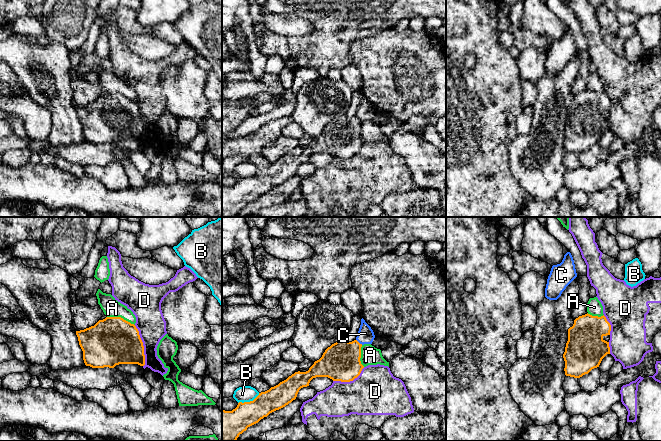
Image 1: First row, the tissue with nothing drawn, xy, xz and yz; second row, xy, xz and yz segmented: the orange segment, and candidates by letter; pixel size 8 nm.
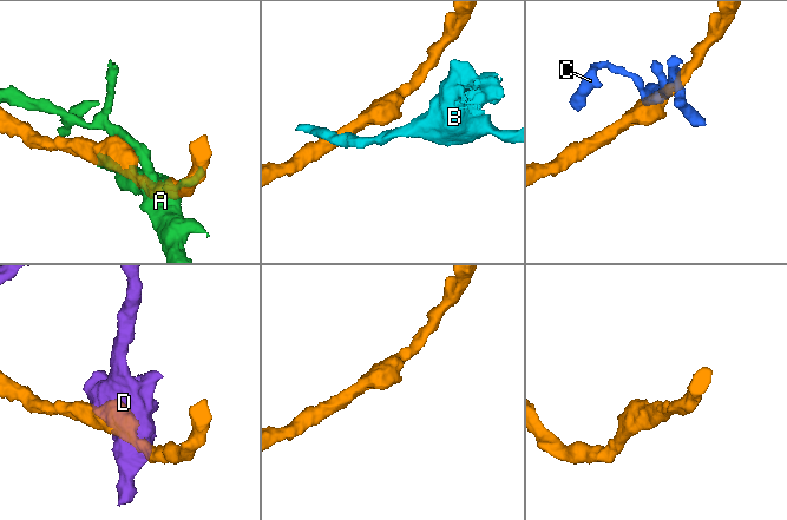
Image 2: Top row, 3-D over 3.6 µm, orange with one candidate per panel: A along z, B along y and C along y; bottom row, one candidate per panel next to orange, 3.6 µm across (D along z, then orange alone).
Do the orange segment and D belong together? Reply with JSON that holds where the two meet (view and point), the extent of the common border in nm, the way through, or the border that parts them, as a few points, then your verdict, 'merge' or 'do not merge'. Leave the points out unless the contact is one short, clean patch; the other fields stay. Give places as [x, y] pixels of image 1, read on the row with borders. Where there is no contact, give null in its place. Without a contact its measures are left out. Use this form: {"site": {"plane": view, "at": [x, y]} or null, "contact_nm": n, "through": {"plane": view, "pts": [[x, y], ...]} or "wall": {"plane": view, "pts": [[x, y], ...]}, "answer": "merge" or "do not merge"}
{"site": {"plane": "xy", "at": [143, 346]}, "contact_nm": 340, "answer": "do not merge"}

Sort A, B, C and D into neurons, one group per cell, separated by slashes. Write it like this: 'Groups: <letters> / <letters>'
Groups: A / B / C / D

